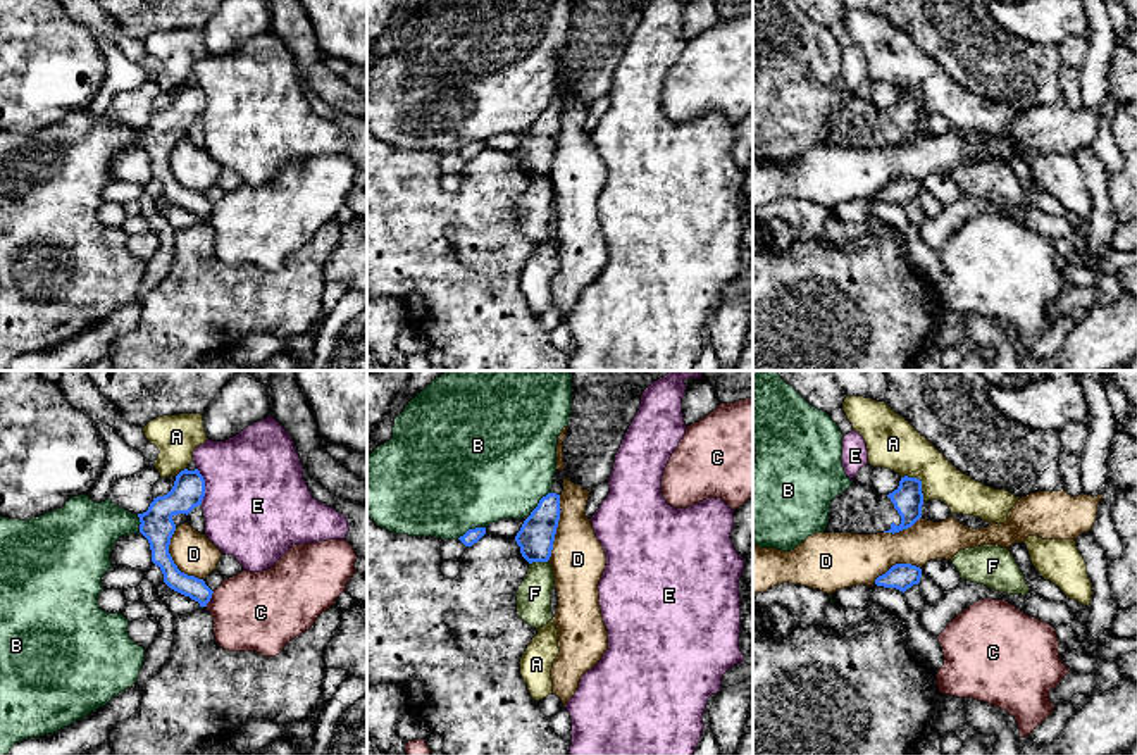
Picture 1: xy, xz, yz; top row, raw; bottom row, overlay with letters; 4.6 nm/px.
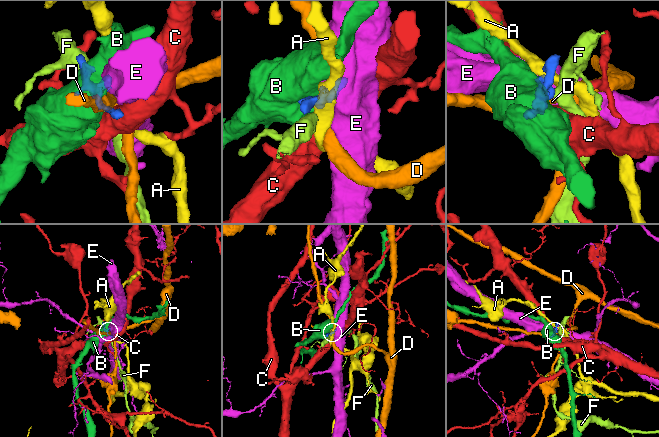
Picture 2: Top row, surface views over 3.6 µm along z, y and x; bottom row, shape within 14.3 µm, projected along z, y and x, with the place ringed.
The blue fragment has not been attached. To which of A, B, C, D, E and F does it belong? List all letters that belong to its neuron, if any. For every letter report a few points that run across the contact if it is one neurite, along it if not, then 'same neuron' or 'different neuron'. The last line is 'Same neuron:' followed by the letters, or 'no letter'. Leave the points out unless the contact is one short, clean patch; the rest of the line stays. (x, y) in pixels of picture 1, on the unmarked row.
A: line yz (901, 90), (915, 90), (920, 95), (924, 114); different neuron
B: different neuron
C: line xy (214, 205), (205, 221); different neuron
D: different neuron
E: line xy (197, 81), (205, 100), (202, 118); different neuron
F: line xz (546, 174), (533, 174), (529, 178); different neuron
Same neuron: no letter

